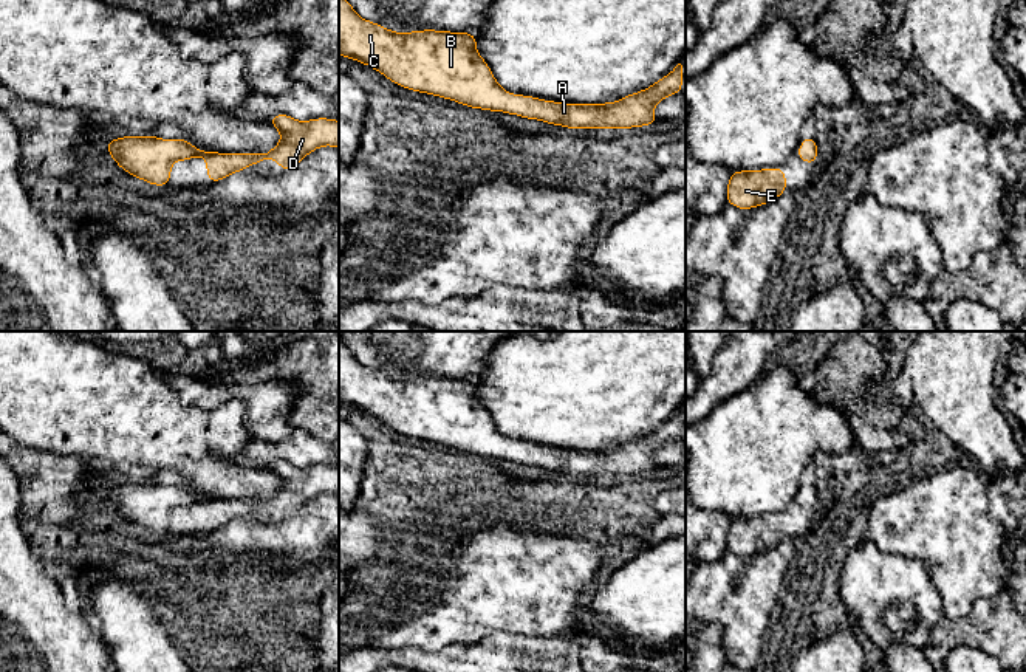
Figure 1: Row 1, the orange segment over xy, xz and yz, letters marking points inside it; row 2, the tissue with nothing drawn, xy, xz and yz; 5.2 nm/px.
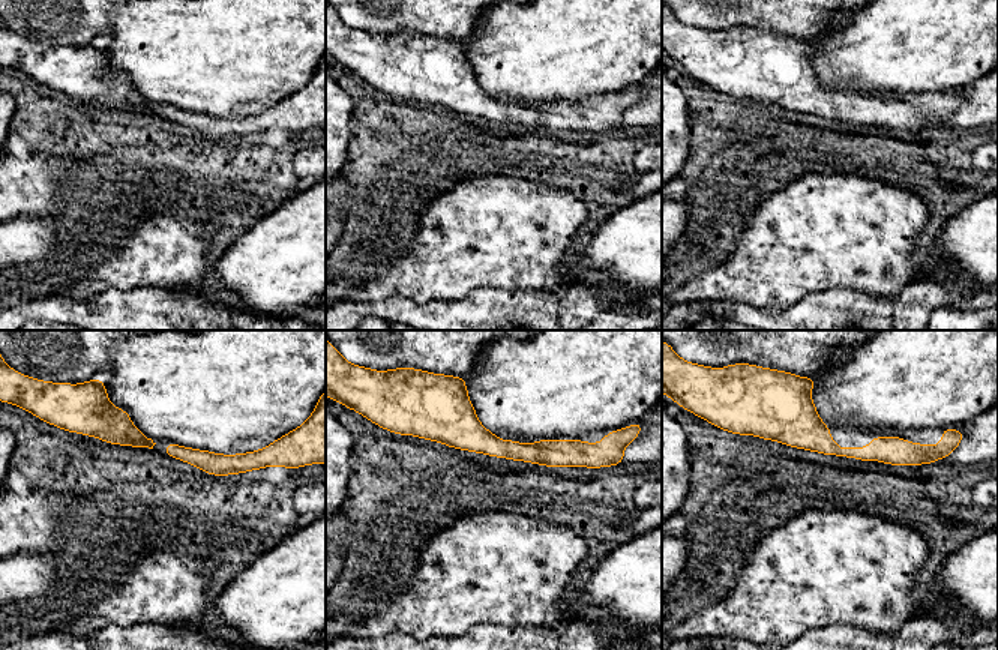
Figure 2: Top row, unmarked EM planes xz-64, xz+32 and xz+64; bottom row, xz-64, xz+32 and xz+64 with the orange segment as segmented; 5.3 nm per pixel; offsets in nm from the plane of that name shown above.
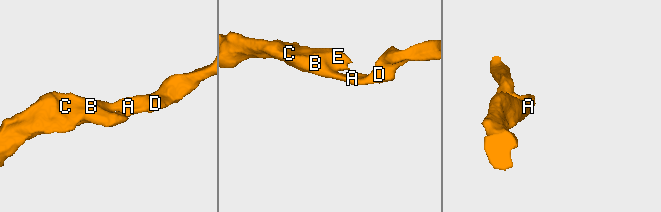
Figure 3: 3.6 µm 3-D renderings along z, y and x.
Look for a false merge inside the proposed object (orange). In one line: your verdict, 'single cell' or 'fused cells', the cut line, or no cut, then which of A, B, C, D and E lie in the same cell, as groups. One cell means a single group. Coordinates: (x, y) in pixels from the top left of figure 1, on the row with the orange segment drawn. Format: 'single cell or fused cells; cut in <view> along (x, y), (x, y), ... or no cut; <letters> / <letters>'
single cell; no cut; A B C D E

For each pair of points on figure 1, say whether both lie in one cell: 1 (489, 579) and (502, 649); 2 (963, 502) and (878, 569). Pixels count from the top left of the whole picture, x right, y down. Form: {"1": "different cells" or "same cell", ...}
{"1": "different cells", "2": "different cells"}

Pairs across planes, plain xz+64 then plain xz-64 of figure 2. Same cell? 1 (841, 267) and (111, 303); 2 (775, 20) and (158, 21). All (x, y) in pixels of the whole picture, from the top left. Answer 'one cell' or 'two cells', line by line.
1: two cells
2: two cells

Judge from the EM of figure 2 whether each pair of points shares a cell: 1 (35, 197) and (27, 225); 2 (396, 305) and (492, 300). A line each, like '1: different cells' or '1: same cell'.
1: different cells
2: same cell

